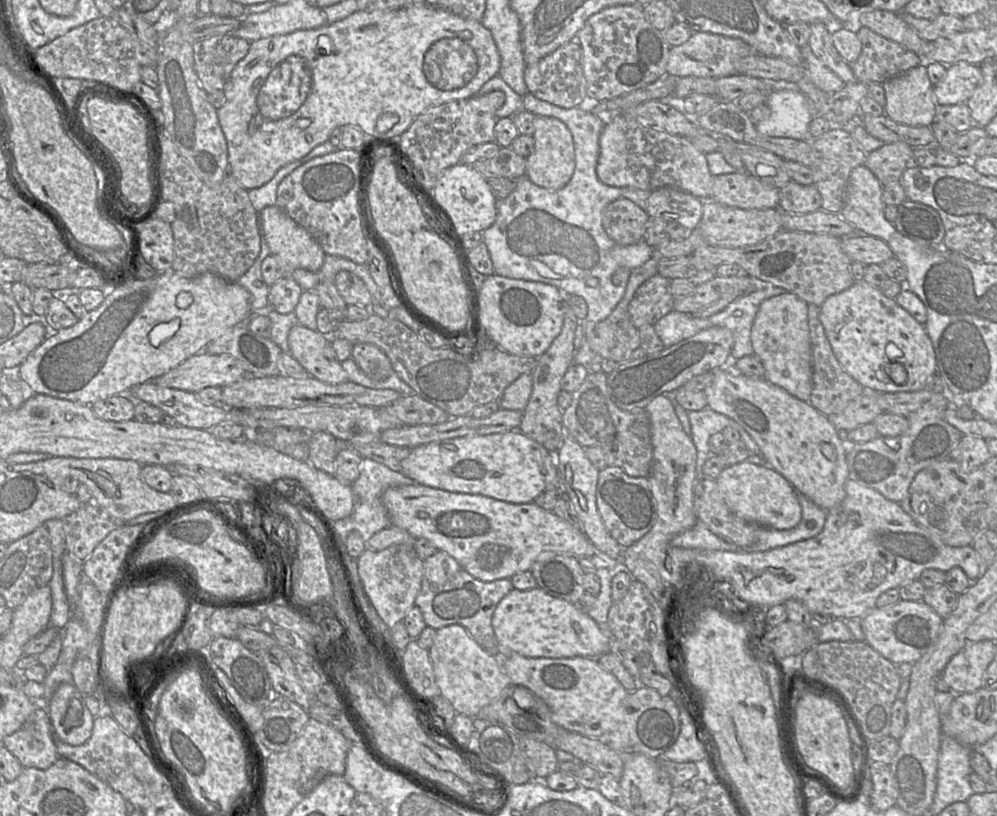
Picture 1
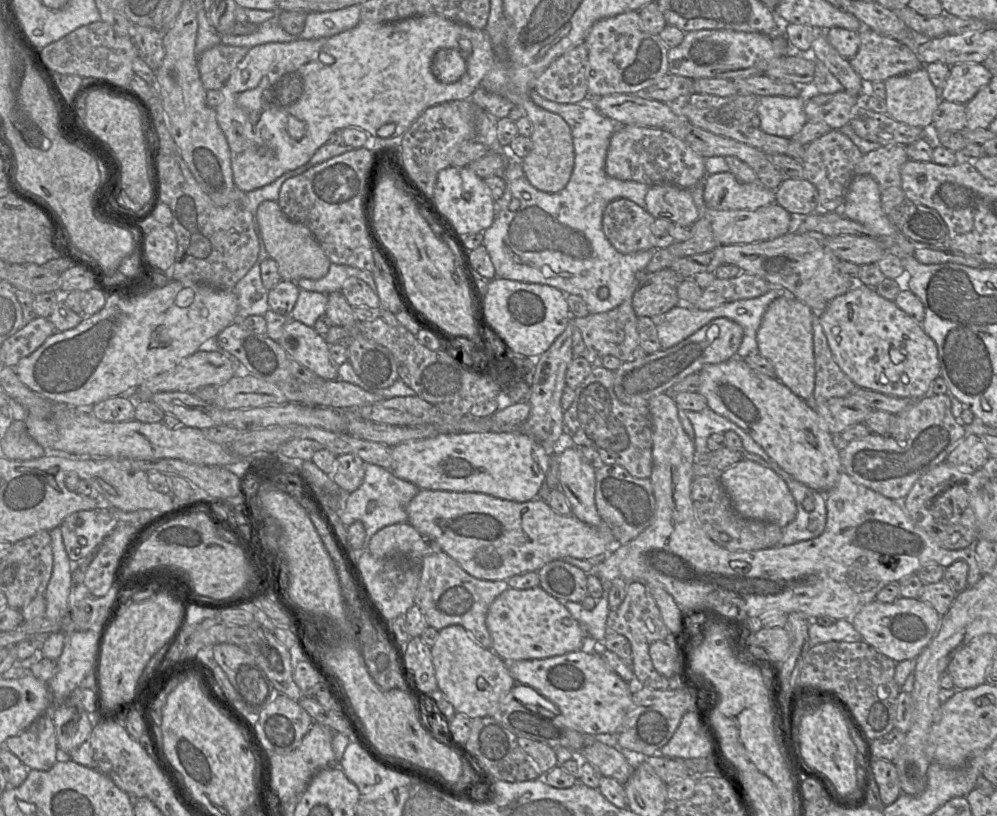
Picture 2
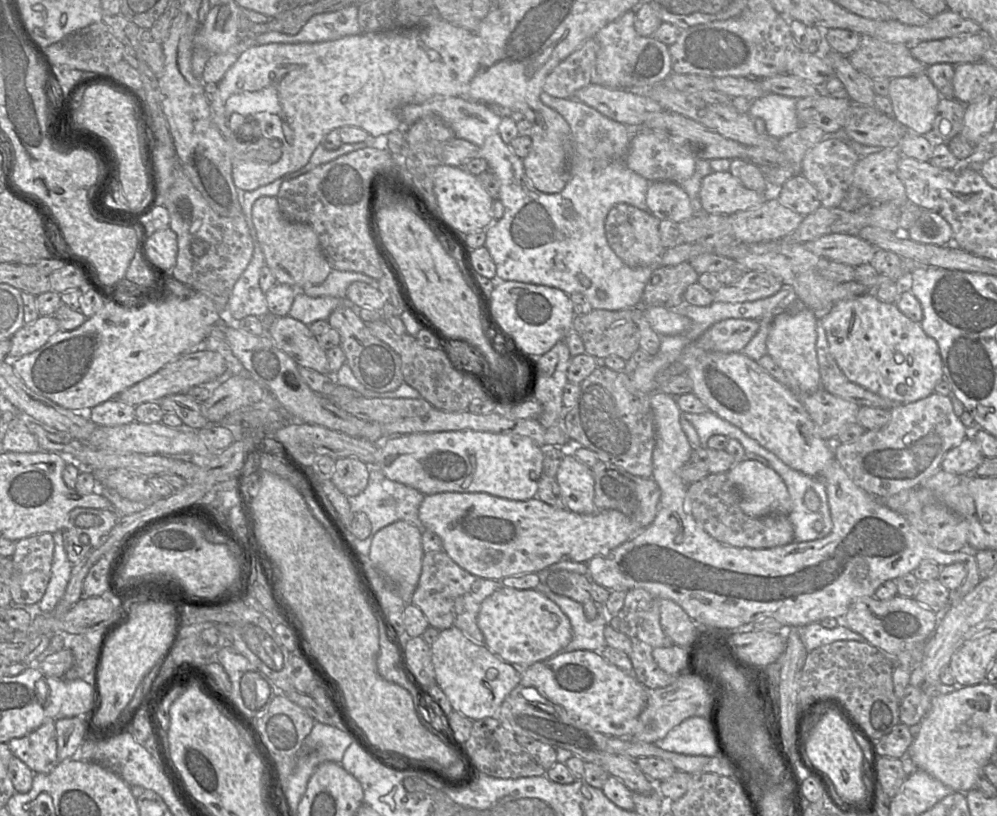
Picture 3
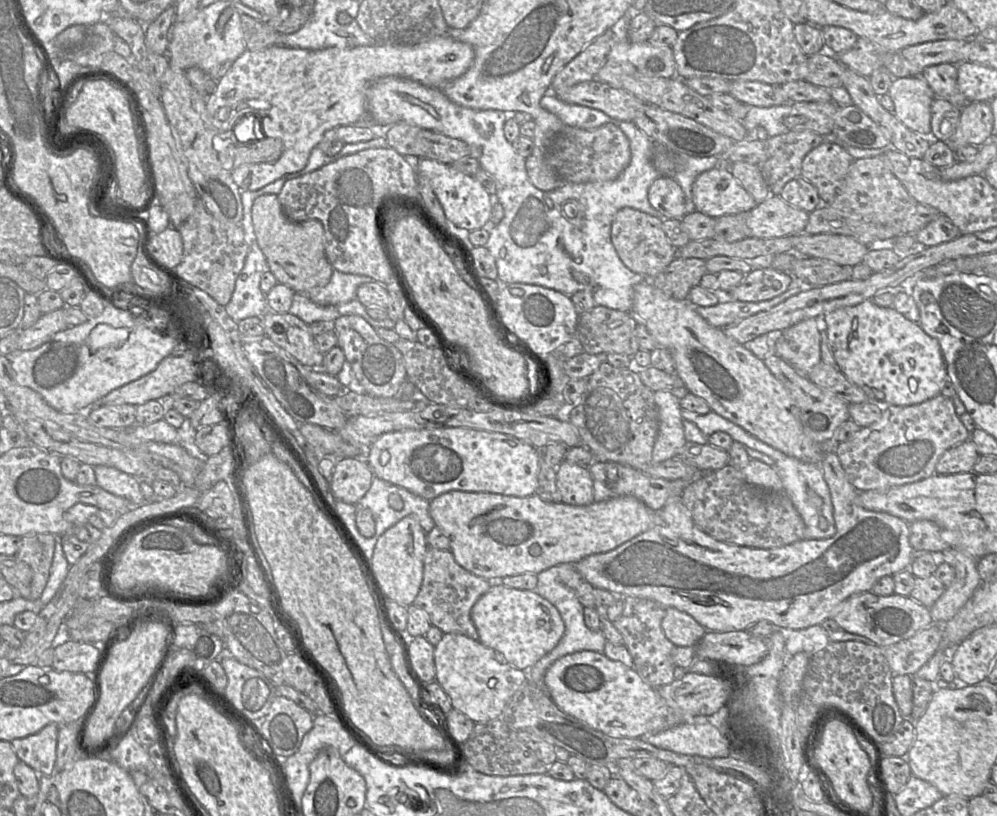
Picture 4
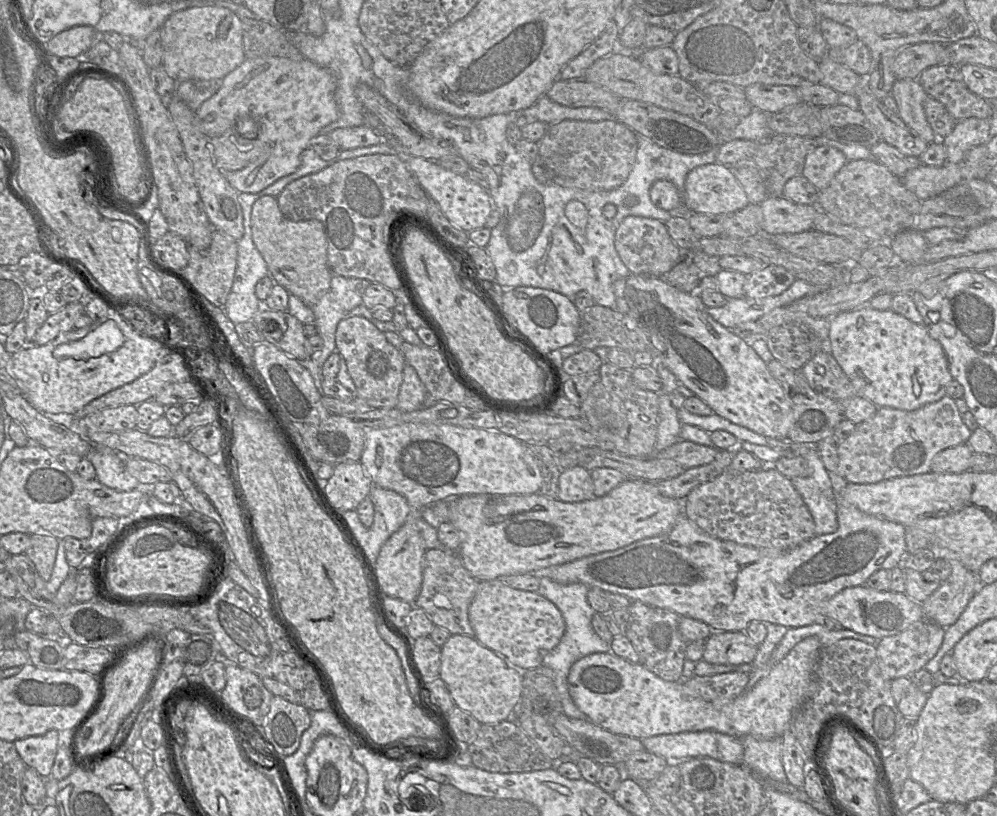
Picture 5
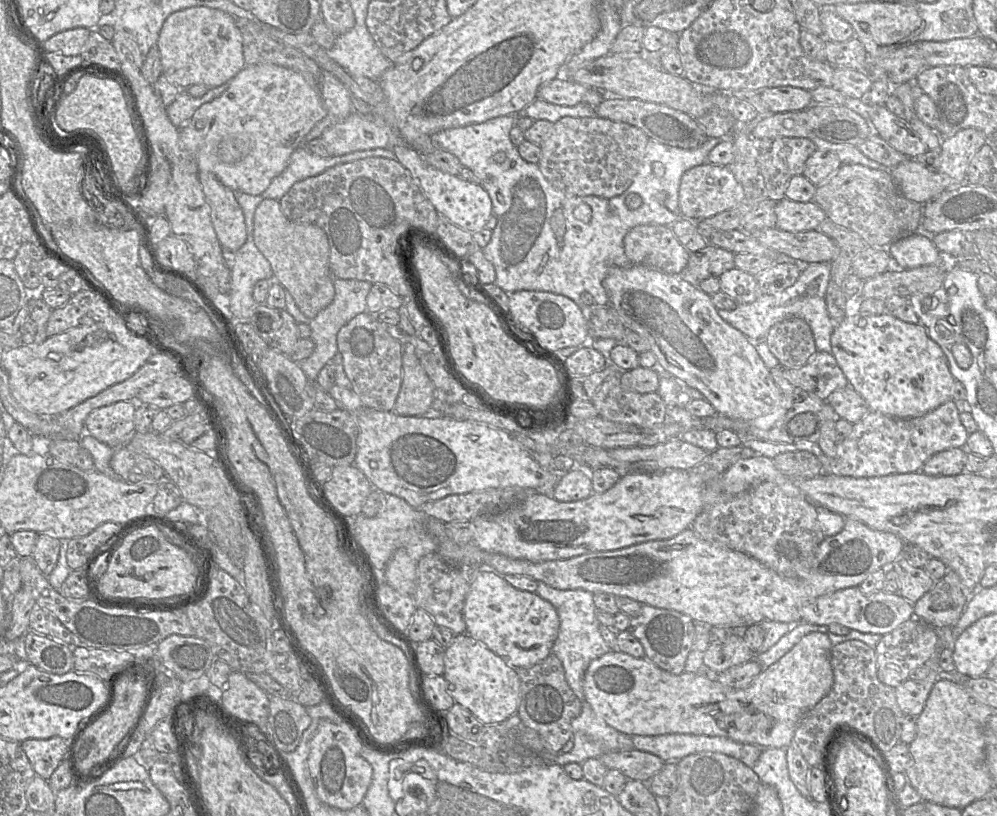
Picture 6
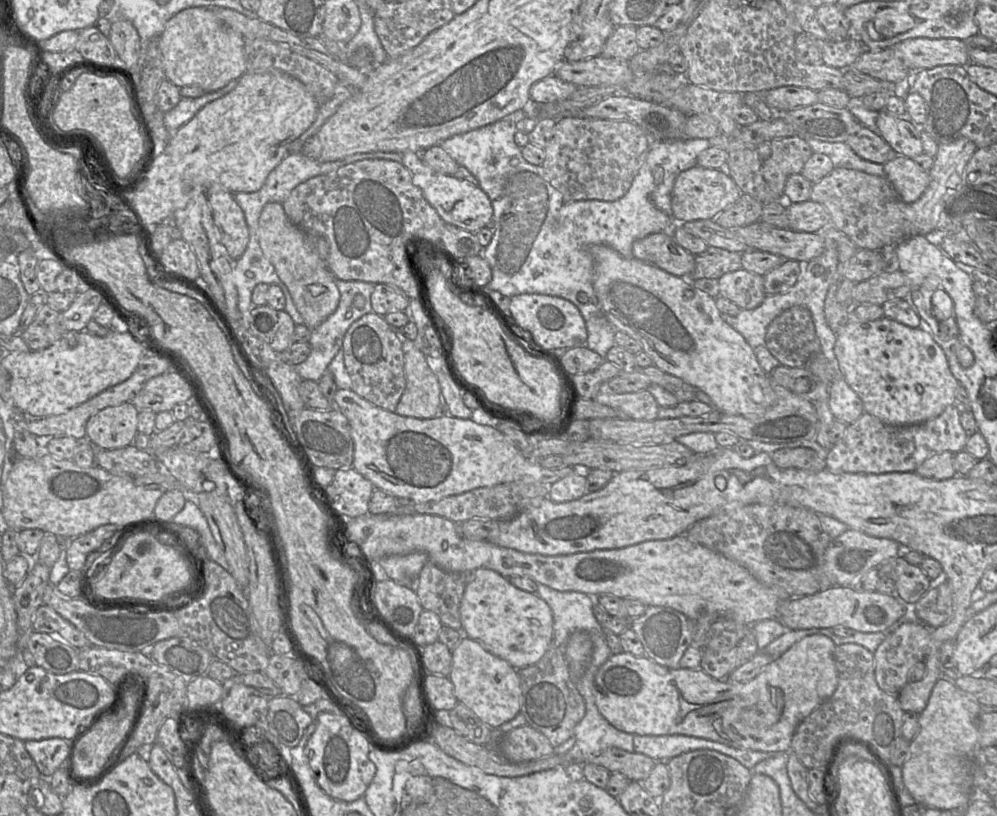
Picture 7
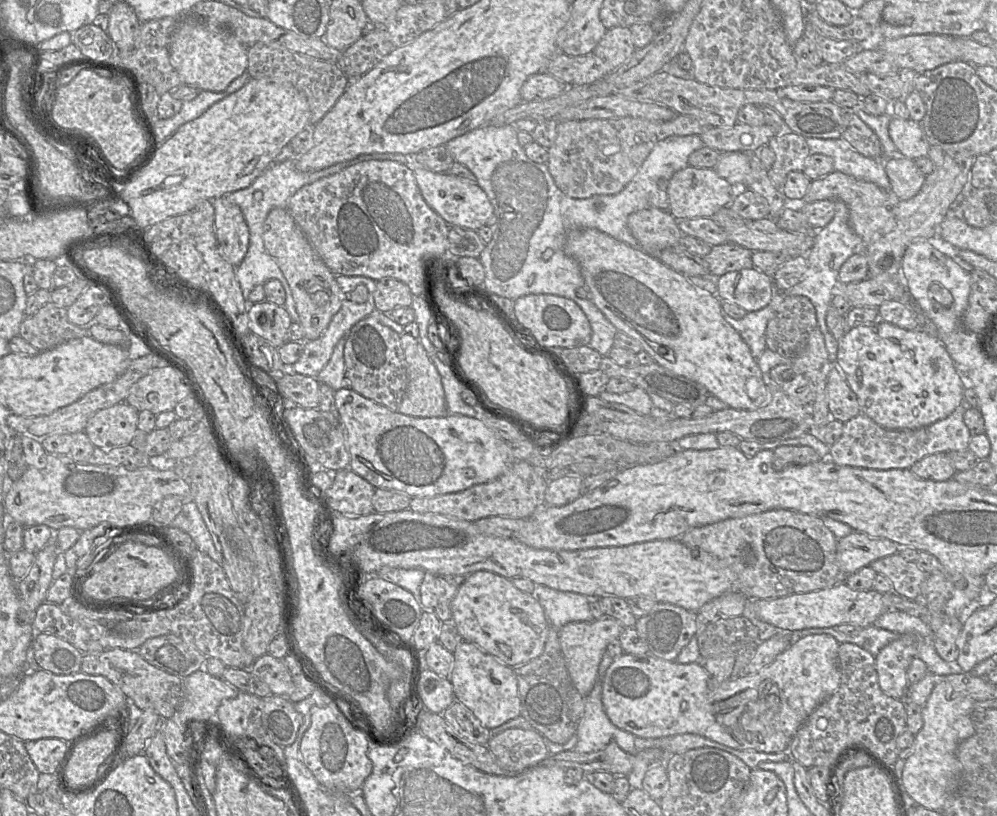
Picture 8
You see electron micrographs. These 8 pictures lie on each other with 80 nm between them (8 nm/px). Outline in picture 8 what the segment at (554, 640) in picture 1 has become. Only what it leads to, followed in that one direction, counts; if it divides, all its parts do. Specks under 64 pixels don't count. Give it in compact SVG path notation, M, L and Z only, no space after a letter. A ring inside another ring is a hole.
M490 571L467 576L451 602L452 622L463 641L468 641L498 661L516 668L539 657L545 647L549 621L532 594L517 589L510 579Z

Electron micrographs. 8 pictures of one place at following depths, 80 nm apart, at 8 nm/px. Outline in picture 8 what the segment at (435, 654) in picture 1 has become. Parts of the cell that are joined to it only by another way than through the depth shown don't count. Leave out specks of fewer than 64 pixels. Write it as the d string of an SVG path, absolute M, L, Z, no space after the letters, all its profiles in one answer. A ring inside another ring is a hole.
M462 641L453 656L454 663L449 680L455 700L464 704L483 727L495 729L521 715L518 681L513 668L468 641Z

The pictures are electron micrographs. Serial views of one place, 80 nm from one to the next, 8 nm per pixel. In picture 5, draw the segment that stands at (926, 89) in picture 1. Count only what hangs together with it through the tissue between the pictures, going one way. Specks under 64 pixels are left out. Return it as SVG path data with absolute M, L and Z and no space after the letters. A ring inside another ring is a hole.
M896 79L891 96L897 104L897 115L913 129L918 136L930 144L936 136L929 125L924 112L927 93L917 79Z

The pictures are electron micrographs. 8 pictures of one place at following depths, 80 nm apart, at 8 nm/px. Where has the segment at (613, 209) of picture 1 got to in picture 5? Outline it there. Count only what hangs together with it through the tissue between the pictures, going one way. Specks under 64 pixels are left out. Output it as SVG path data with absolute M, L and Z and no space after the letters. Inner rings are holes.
M628 216L621 222L615 234L615 248L632 274L654 277L668 273L684 254L670 237L664 222L640 216Z

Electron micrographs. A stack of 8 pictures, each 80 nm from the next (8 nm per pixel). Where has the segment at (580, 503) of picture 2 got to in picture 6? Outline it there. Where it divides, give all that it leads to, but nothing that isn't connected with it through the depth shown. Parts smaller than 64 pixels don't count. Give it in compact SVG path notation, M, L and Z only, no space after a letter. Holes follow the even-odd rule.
M574 465L574 469L560 478L550 495L561 502L574 502L588 498L593 493L591 471L592 469L587 466Z

